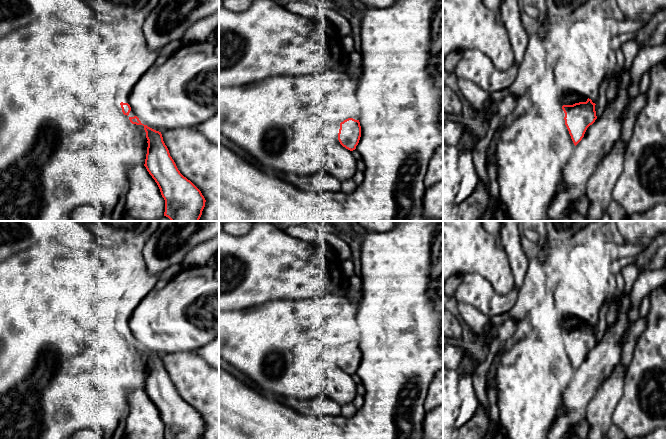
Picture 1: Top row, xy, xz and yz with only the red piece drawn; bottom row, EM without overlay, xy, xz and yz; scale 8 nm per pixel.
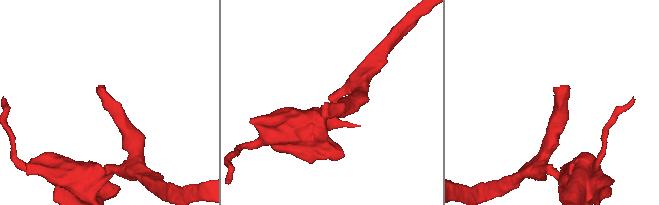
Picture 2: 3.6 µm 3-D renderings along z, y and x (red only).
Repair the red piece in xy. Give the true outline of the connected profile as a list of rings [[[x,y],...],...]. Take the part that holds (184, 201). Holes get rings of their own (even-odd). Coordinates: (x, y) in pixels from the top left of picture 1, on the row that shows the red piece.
[[[121,102],[120,105],[132,124],[144,126],[148,140],[144,166],[165,200],[164,216],[171,221],[199,221],[206,200],[201,191],[178,170],[161,132],[142,124],[128,103]]]

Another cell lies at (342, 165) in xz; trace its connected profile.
[[[337,144],[328,155],[325,170],[340,182],[351,180],[357,172],[357,160],[350,150]]]

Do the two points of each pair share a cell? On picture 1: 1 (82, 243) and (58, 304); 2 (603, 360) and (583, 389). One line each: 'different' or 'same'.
1: different
2: same

